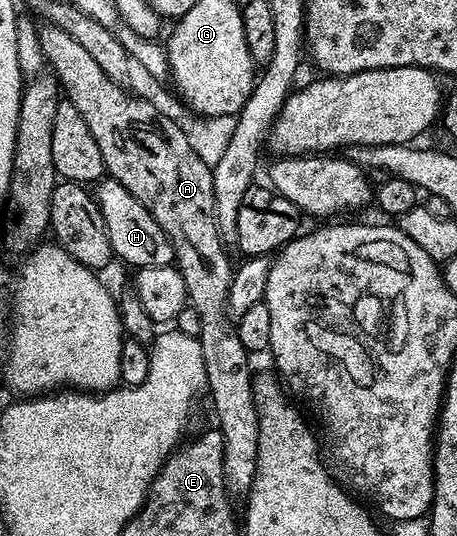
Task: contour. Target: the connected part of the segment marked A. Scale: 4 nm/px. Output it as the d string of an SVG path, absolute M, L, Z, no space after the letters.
M50 24L38 27L39 52L44 63L47 62L50 73L59 83L62 97L81 112L85 124L89 124L89 132L93 132L93 140L97 140L97 148L101 148L103 165L110 177L117 179L140 204L149 211L153 220L161 224L165 236L171 241L175 253L174 265L178 266L181 276L185 280L187 301L193 308L197 308L197 316L201 316L201 332L199 343L203 349L205 360L205 376L207 377L206 393L211 394L211 406L219 417L217 429L225 440L225 484L227 493L232 499L239 500L251 493L251 485L255 479L257 468L257 448L259 447L259 413L255 407L255 387L253 385L253 370L247 367L249 355L245 348L241 348L241 340L233 332L232 323L227 313L227 297L231 284L233 261L223 244L223 237L219 234L215 219L215 205L213 204L213 176L211 167L189 148L185 135L177 126L170 113L162 114L151 102L130 94L120 83L115 82L101 67L97 60L69 36L61 28Z

